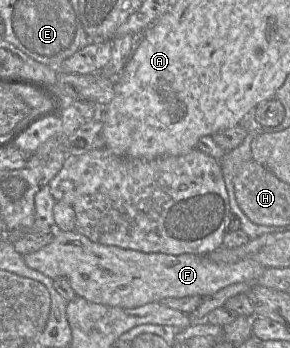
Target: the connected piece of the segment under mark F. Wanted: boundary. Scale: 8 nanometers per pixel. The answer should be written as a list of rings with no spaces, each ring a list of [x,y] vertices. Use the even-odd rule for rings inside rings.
[[[56,231],[50,244],[23,259],[29,268],[53,280],[65,278],[77,296],[120,308],[137,308],[164,298],[213,295],[235,283],[256,283],[266,269],[254,260],[217,264],[207,255],[143,253],[99,244],[75,231]]]

